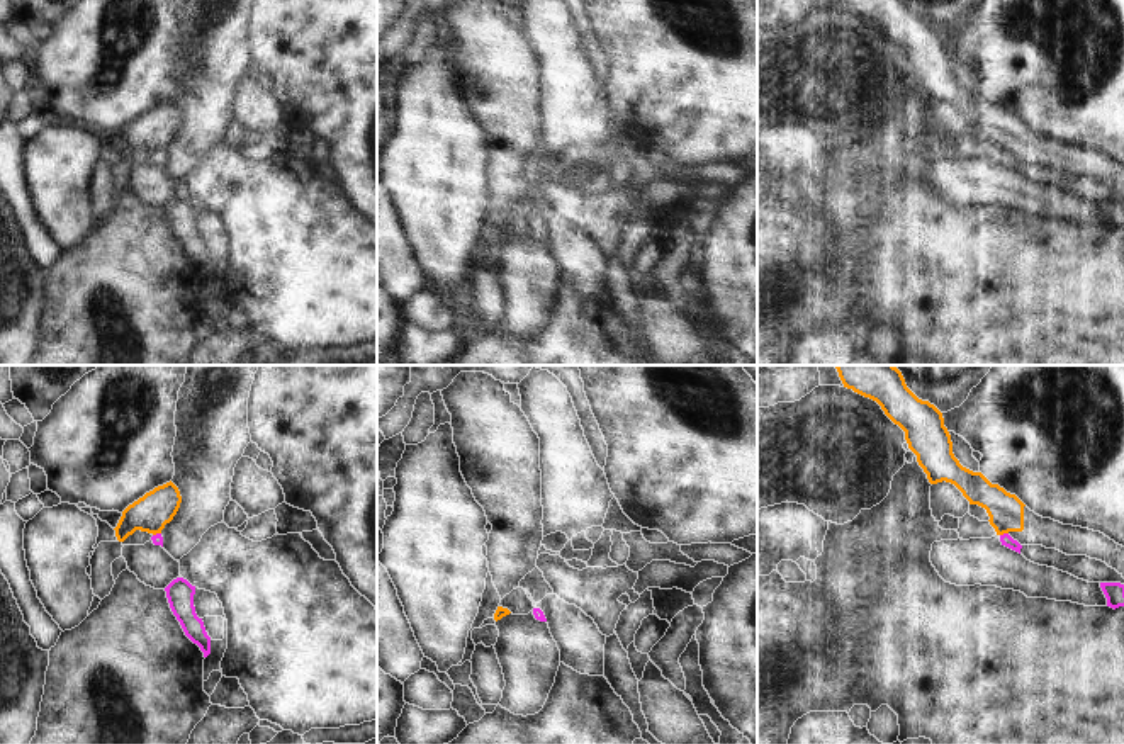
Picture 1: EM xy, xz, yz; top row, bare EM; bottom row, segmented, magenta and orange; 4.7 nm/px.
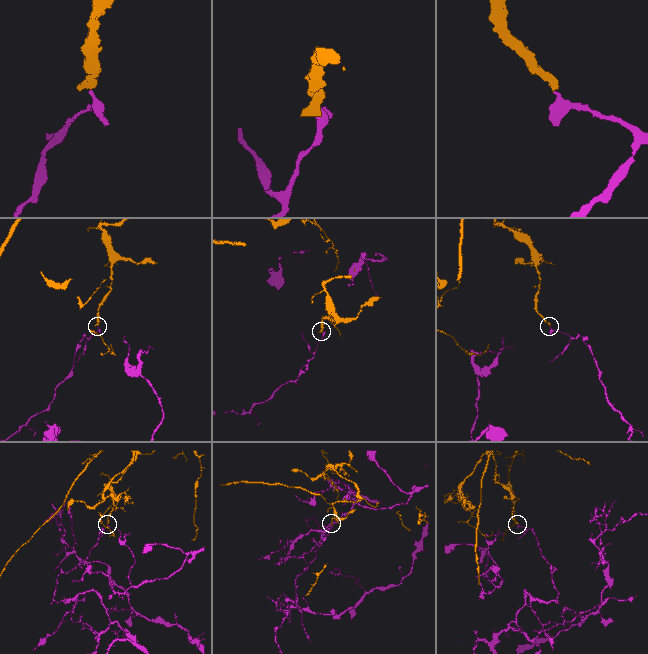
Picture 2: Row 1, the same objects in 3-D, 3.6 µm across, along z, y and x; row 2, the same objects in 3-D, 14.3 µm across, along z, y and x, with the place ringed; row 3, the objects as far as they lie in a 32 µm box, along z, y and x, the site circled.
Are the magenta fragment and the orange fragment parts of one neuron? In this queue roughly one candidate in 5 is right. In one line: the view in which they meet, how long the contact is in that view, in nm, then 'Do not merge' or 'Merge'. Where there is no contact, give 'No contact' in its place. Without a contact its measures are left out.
Touches magenta in yz. Shared border 40 nm. Do not merge.

